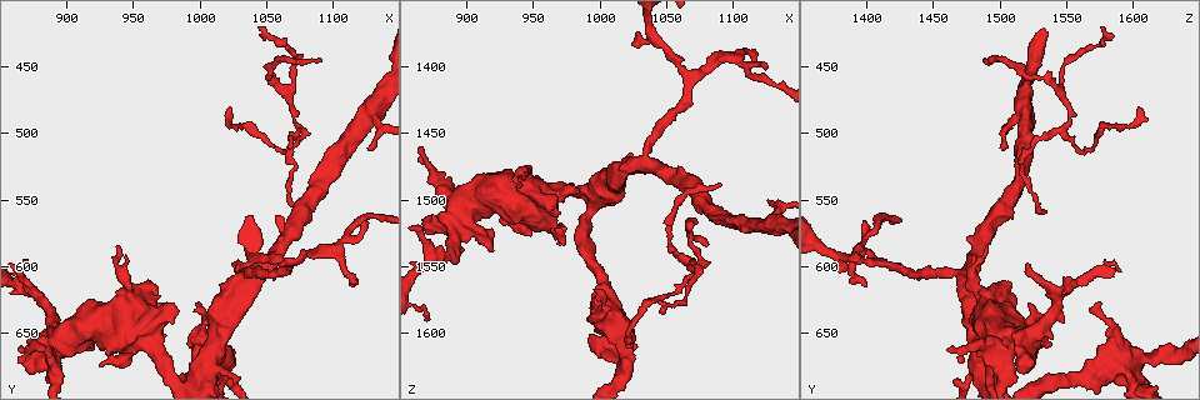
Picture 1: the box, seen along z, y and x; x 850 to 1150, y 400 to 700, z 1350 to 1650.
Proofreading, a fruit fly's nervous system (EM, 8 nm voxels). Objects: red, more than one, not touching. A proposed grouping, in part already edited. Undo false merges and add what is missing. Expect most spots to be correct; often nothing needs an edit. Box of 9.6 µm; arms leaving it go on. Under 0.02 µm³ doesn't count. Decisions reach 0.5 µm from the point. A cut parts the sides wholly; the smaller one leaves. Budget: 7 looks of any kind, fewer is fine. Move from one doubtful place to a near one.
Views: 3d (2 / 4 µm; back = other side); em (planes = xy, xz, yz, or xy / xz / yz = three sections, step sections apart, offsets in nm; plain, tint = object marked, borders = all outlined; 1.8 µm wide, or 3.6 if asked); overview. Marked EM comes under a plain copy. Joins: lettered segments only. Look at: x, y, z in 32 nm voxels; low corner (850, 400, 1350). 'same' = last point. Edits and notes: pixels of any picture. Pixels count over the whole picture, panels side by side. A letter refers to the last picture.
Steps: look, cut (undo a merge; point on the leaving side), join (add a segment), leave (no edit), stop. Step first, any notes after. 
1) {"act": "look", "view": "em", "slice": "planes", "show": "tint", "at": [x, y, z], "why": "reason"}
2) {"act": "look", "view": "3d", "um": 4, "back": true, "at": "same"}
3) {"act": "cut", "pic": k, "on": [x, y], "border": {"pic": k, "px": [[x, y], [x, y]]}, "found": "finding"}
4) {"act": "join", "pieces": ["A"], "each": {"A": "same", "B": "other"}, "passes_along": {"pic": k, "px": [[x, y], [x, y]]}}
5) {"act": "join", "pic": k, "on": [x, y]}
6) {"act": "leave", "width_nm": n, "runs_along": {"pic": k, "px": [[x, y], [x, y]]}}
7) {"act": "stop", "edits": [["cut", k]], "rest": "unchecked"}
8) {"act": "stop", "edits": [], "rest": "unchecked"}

{"act": "look", "view": "3d", "um": 2, "back": true, "at": [870, 602, 1590], "why": "tapers out"}

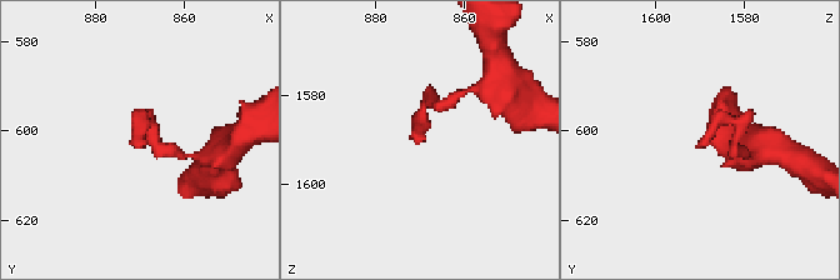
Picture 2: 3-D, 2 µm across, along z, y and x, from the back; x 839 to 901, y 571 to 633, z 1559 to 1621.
{"act": "look", "view": "em", "slice": "planes", "show": "borders", "at": [871, 604, 1591]}

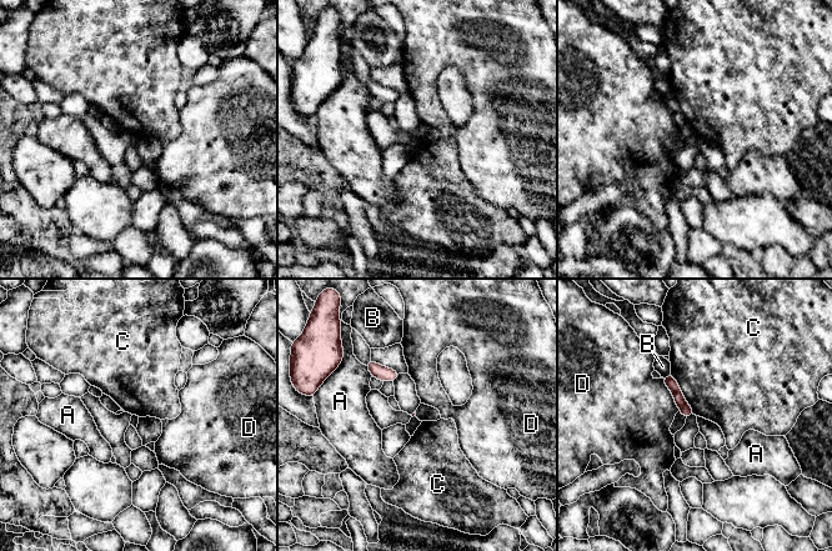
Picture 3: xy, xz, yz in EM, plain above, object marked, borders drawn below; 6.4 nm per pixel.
{"act": "leave", "longest_contact_nm": ["C", 320], "each": {"A": "other", "B": "other", "C": "other", "D": "other"}, "runs_along": {"pic": 3, "px": [[667, 379], [690, 414]]}, "found": "none of them fits"}

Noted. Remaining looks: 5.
{"act": "look", "view": "em", "slice": "planes", "show": "borders", "at": [890, 660, 1516], "why": "thick turns thin"}

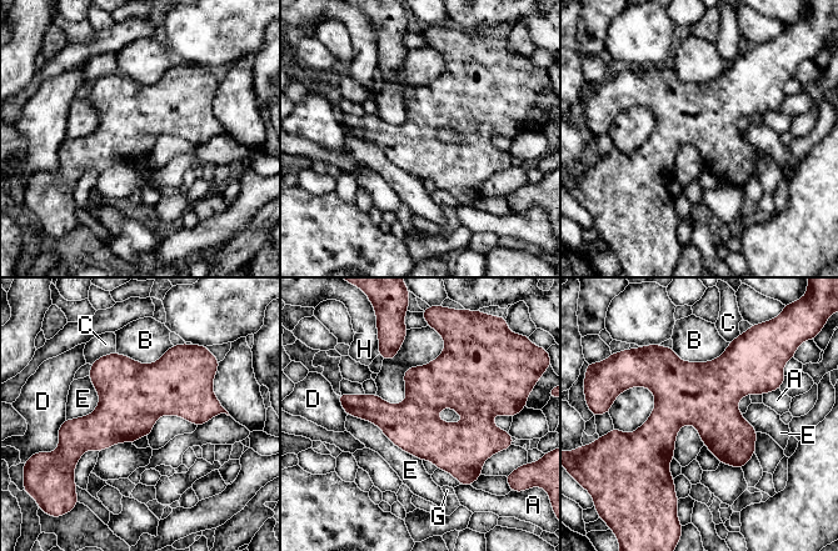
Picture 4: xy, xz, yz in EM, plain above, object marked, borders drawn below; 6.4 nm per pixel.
{"act": "leave", "width_nm": 320, "each": {"A": "other", "B": "other", "C": "other", "D": "other", "E": "other", "G": "other", "H": "other"}, "found": "continuous, no second cell"}

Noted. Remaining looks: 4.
{"act": "look", "view": "3d", "um": 2, "at": [1080, 562, 1534], "why": "free end"}

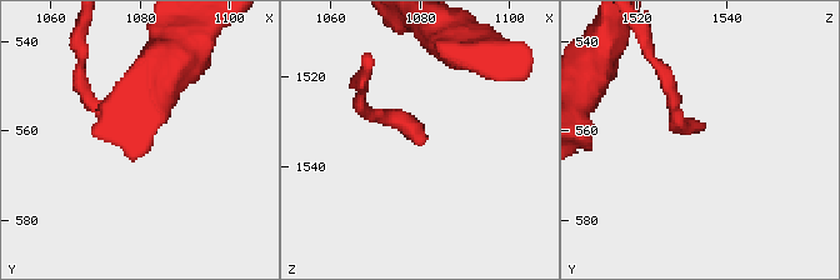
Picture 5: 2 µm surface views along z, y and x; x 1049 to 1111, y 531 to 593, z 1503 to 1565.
{"act": "look", "view": "em", "slice": "xz", "step": 4, "show": "borders", "at": [1081, 560, 1534], "why": "shape alone is not enough"}

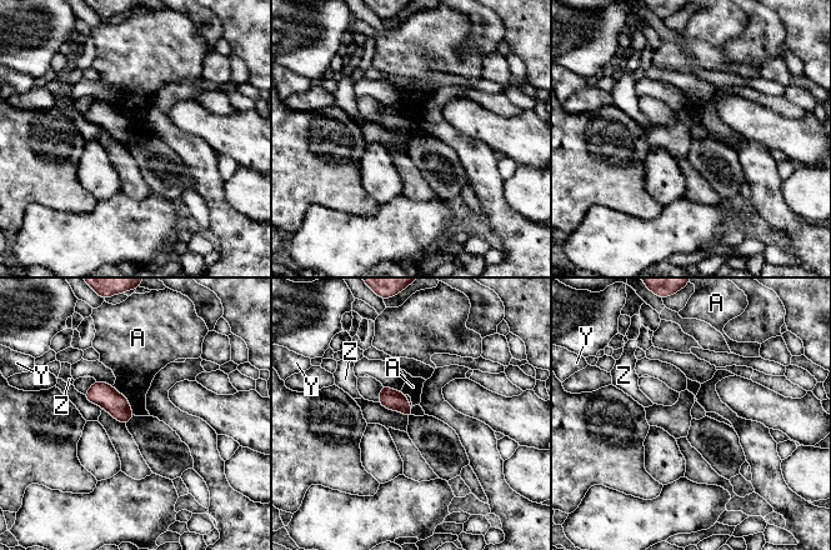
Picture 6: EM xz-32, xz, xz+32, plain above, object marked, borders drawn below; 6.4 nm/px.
{"act": "look", "view": "em", "slice": "planes", "show": "borders", "at": "same", "why": "another direction"}

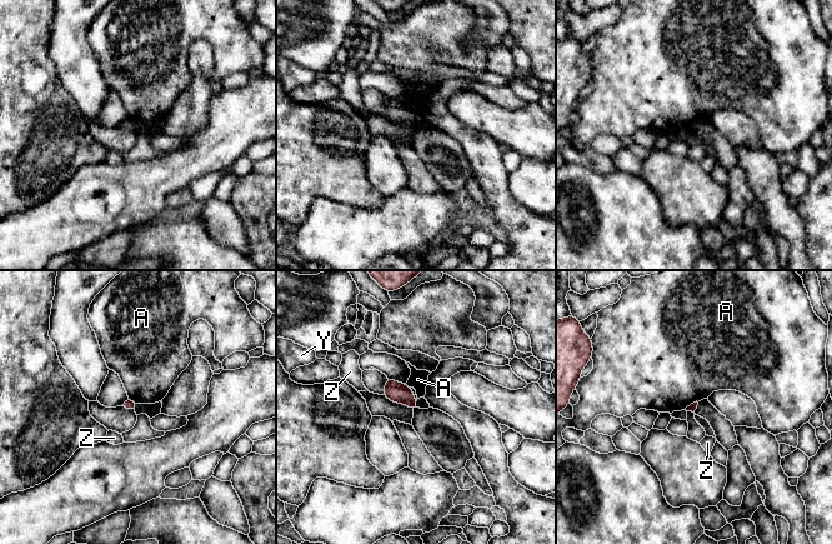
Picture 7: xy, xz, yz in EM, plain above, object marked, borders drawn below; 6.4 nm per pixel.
{"act": "leave", "each": {"A": "other", "Y": "other", "Z": "other"}, "border": {"pic": 7, "px": [[128, 398], [139, 403]]}, "found": "none of them fits"}

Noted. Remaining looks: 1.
{"act": "stop", "edits": [], "rest": "unchecked"}

